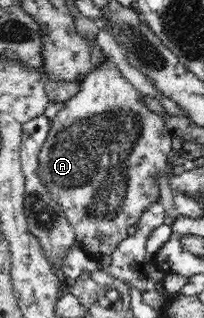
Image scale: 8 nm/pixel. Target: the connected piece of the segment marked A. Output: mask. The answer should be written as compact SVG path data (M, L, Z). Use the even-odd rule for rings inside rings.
M106 56L104 62L100 63L99 66L93 66L91 71L84 75L84 78L79 82L78 92L70 100L65 101L63 108L52 118L48 138L46 138L46 142L44 142L43 146L40 148L40 153L38 153L38 173L40 179L47 189L47 193L51 195L52 201L61 207L71 228L74 229L75 242L80 242L80 244L82 244L81 248L85 251L100 254L100 262L102 262L104 266L111 266L113 264L112 254L122 240L129 238L127 235L128 228L134 226L140 220L142 214L144 214L154 202L161 200L159 182L157 181L164 168L168 166L168 156L170 156L177 145L175 134L168 131L166 128L164 116L154 113L154 111L142 101L142 96L143 94L137 91L136 88L132 86L132 83L124 78L124 75L120 74L116 65Z

